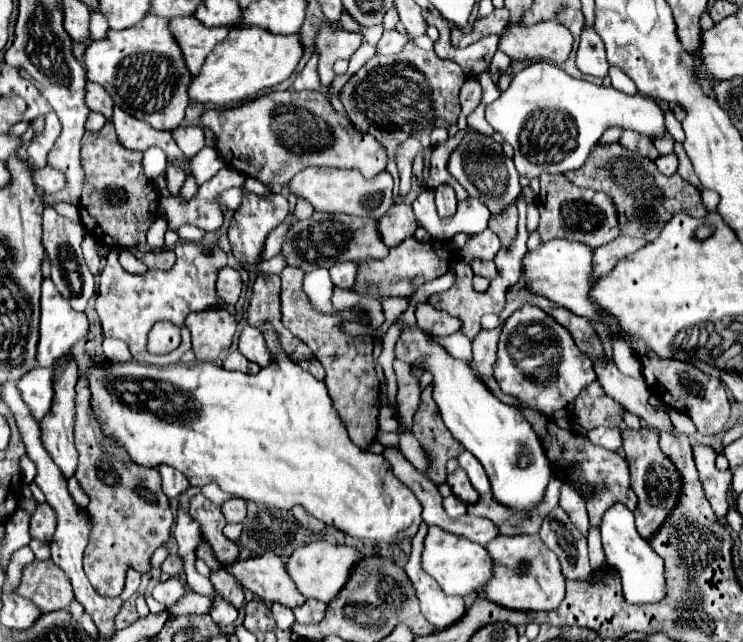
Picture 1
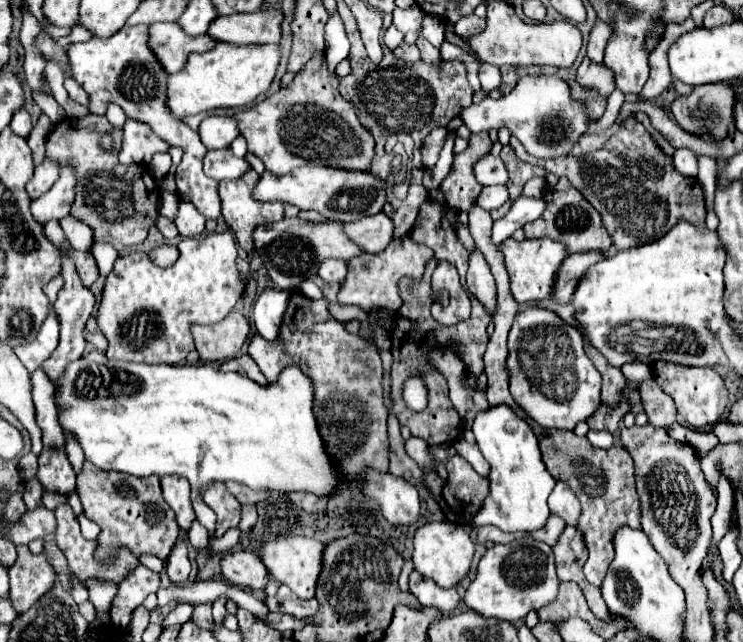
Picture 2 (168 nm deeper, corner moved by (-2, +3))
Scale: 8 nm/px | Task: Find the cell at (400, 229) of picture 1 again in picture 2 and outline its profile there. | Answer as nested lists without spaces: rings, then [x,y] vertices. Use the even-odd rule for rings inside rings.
[[[379,212],[375,216],[363,216],[357,222],[343,224],[343,232],[363,252],[375,254],[375,252],[381,252],[391,242],[393,222],[391,222],[391,218],[387,214]]]

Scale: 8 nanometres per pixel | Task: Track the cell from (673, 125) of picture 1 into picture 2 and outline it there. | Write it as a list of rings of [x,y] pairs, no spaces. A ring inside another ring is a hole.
[[[698,155],[697,159],[699,168],[697,180],[703,189],[705,205],[707,209],[713,209],[716,190],[716,163],[713,159],[704,155]]]

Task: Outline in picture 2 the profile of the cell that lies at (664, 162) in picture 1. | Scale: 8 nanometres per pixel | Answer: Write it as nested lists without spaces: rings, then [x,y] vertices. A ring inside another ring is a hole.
[[[679,148],[673,156],[673,166],[677,168],[677,172],[681,172],[683,176],[691,176],[695,178],[699,168],[697,168],[697,154],[693,150],[687,148]]]

